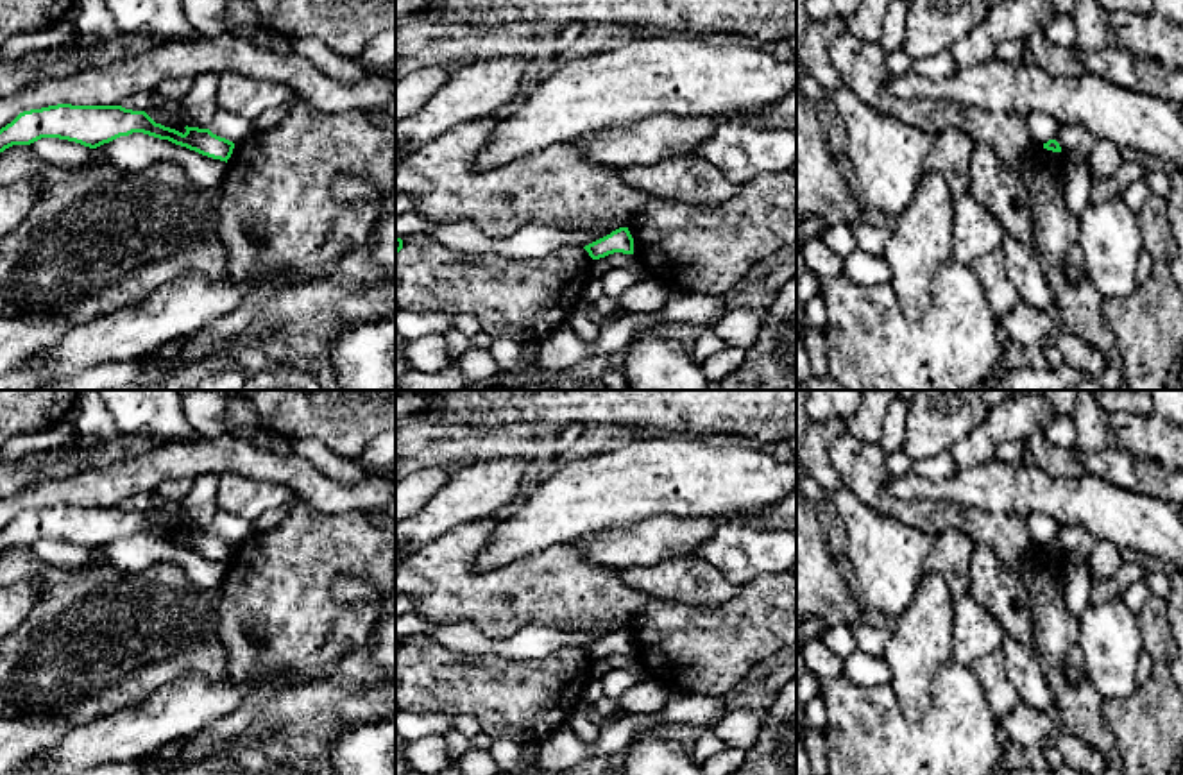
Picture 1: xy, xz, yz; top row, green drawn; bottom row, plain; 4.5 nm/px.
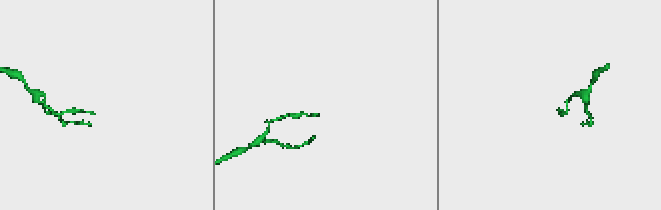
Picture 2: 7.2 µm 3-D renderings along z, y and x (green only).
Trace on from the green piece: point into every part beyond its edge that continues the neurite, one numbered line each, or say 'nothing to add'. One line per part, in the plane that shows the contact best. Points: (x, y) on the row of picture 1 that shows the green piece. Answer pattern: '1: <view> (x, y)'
nothing to add

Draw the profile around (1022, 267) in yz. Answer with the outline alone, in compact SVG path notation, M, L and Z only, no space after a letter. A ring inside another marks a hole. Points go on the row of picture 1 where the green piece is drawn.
M1006 236L1000 247L1004 268L1020 299L1033 308L1056 315L1054 294L1043 276L1040 261L1026 243Z

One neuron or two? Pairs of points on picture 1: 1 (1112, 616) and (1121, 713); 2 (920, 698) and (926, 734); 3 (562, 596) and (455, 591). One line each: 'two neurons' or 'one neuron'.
1: two neurons
2: two neurons
3: one neuron

